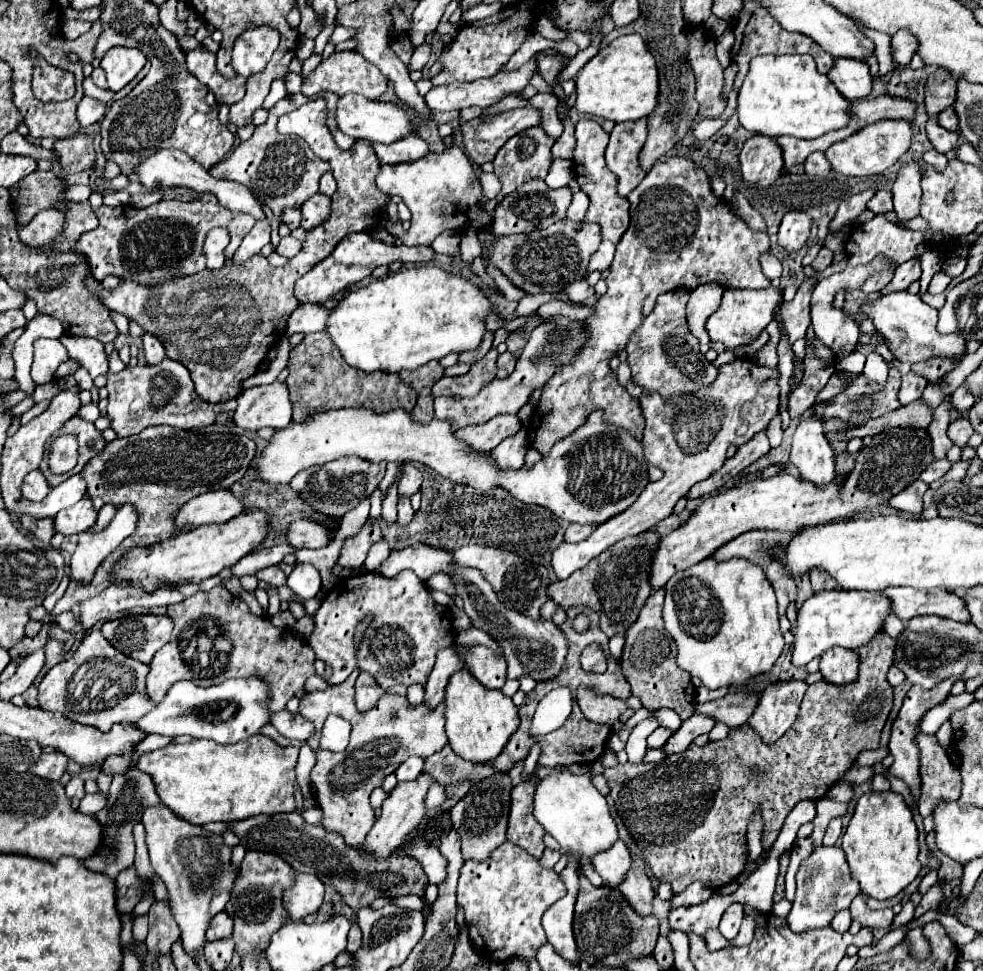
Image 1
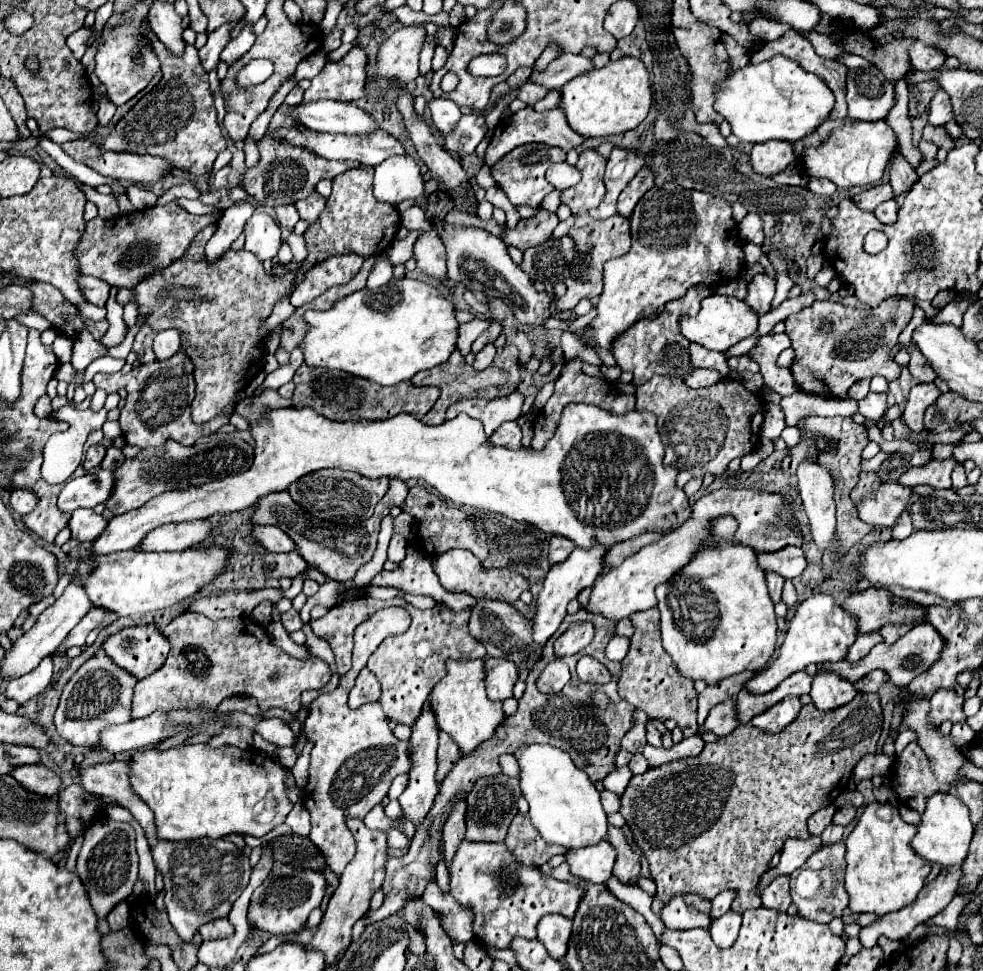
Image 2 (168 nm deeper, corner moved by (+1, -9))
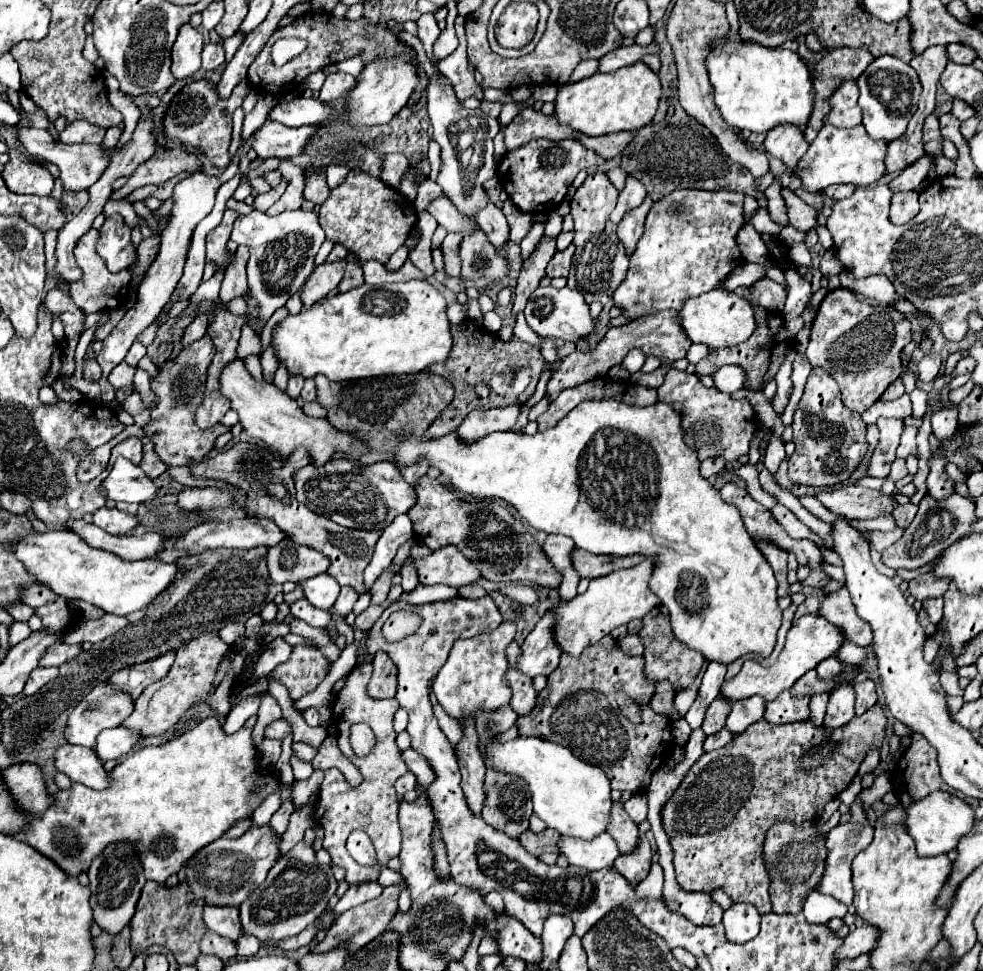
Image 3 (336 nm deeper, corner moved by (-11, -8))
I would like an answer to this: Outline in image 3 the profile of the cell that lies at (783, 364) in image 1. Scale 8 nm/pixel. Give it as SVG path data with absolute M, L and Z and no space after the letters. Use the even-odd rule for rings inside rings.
M775 176L771 186L765 191L765 196L768 199L768 212L770 218L778 224L780 228L789 225L787 208L784 199L781 195L782 184L781 180Z

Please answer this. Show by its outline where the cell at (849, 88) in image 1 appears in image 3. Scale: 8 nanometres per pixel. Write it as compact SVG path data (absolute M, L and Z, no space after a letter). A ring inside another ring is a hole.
M894 56L876 58L868 70L858 78L860 88L860 108L864 112L864 128L874 140L892 142L900 138L906 128L908 120L916 112L916 102L920 100L920 78L916 70Z

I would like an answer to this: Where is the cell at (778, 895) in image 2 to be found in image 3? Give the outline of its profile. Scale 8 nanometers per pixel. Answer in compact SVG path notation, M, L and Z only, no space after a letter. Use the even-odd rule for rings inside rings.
M824 812L814 822L804 822L804 826L780 822L768 830L764 840L764 862L768 864L770 872L770 900L774 914L798 914L810 890L814 892L818 888L826 862L826 834L818 832L818 822L826 822L826 814L830 812Z

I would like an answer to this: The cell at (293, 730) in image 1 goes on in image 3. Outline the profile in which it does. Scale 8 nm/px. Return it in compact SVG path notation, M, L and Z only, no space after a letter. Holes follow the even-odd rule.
M274 720L272 724L266 726L264 736L266 738L274 738L274 740L282 740L288 732L290 732L290 724L286 720Z

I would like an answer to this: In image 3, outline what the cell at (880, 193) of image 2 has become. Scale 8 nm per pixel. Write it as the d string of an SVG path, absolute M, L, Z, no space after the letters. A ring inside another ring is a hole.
M922 156L918 162L914 162L912 166L908 166L900 176L896 176L888 186L892 192L900 192L900 190L914 190L916 186L920 186L920 182L928 176L928 170L932 166L932 156Z

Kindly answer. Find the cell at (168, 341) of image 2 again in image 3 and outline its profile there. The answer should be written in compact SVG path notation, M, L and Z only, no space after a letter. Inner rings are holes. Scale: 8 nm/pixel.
M200 314L196 316L196 320L186 328L184 332L184 338L182 338L182 346L190 346L192 342L196 342L198 338L202 338L206 334L206 328L208 328L208 316L206 314Z

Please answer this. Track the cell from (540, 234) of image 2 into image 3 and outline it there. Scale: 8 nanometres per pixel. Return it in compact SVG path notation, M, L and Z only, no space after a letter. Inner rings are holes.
M542 238L538 250L522 262L522 272L518 278L518 286L514 290L516 298L514 298L514 314L518 314L520 310L524 310L530 294L540 286L540 280L544 278L544 270L548 266L548 262L552 260L556 252L556 240L546 240Z

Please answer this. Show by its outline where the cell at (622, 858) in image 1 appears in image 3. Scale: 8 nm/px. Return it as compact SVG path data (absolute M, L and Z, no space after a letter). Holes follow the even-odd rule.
M606 832L588 840L588 842L584 842L580 838L562 836L558 850L560 850L562 856L566 856L568 864L580 866L580 868L586 868L586 870L610 868L620 854L616 842Z

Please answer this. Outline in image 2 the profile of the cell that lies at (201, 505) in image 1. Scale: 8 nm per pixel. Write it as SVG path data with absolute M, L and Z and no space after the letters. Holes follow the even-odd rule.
M196 519L192 523L168 523L164 527L156 527L154 531L150 531L144 541L140 543L142 551L184 551L188 547L194 547L198 543L202 543L204 539L208 539L208 529L212 531L212 523L210 519Z

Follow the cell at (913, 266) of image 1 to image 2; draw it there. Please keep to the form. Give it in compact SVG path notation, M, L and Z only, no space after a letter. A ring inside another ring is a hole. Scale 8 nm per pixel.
M894 295L870 311L868 307L850 309L832 301L816 301L800 313L790 315L786 319L786 335L792 339L792 349L796 353L792 375L800 389L806 393L842 399L850 385L864 377L884 375L888 381L900 377L902 365L892 361L890 351L898 343L898 335L910 323L912 309L914 303L908 297ZM822 319L834 323L834 333L828 337L818 331L818 323Z

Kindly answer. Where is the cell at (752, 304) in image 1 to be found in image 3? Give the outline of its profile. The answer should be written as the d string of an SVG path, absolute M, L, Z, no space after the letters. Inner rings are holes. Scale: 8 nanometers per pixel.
M710 290L696 298L688 298L678 312L678 322L692 342L706 344L708 348L724 348L746 342L756 328L750 302L728 290Z

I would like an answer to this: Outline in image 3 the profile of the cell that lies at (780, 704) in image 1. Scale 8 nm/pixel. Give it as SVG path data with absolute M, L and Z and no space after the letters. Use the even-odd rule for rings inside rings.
M784 690L772 702L766 704L764 720L770 724L788 724L788 722L808 720L808 714L810 714L808 700L810 700L808 696L792 696L790 690Z

